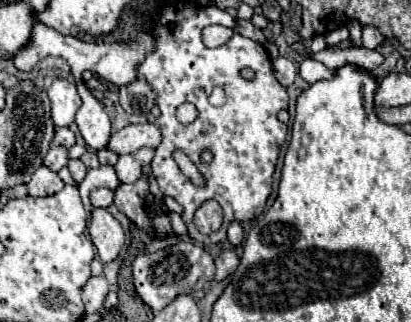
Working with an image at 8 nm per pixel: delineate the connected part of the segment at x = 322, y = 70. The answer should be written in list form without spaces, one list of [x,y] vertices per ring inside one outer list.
[[[305,59],[301,63],[301,77],[307,81],[307,83],[317,83],[317,81],[323,81],[323,79],[331,79],[335,77],[335,71],[325,67],[323,63],[315,61],[315,59]]]

